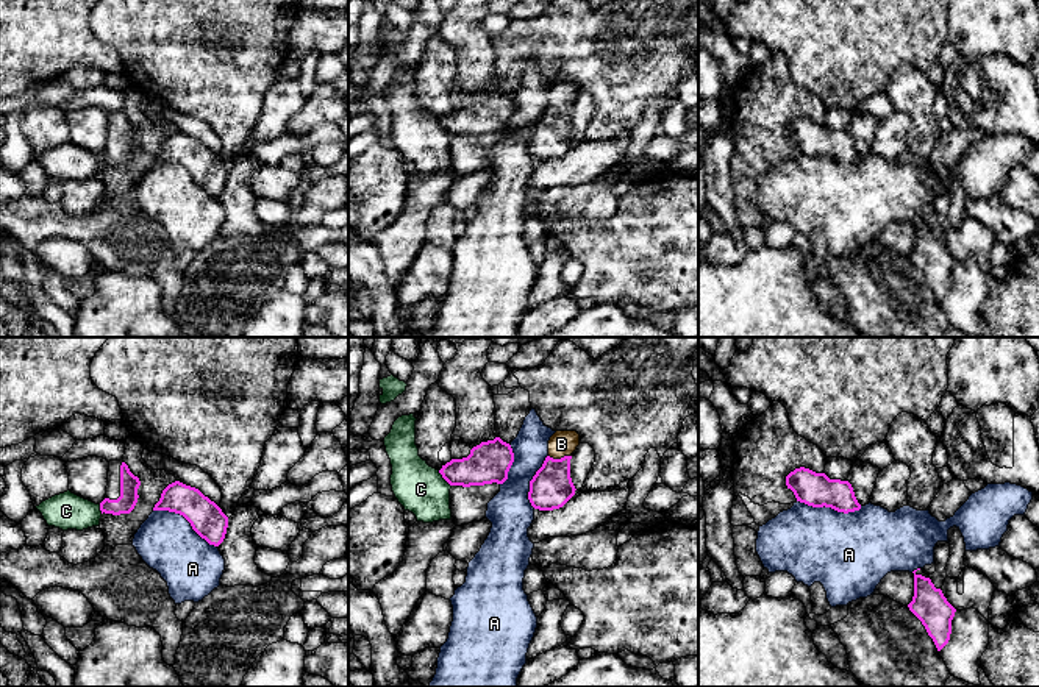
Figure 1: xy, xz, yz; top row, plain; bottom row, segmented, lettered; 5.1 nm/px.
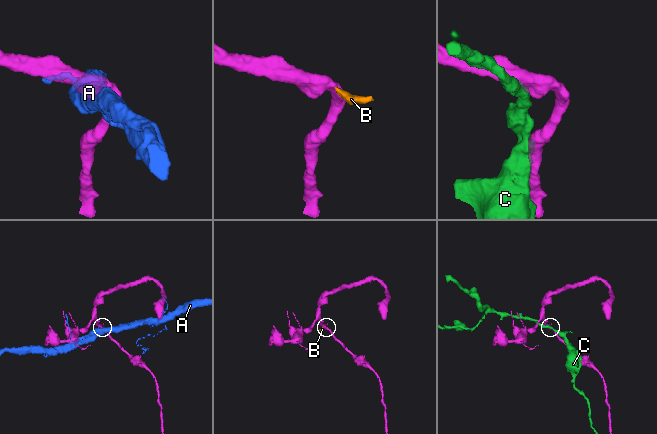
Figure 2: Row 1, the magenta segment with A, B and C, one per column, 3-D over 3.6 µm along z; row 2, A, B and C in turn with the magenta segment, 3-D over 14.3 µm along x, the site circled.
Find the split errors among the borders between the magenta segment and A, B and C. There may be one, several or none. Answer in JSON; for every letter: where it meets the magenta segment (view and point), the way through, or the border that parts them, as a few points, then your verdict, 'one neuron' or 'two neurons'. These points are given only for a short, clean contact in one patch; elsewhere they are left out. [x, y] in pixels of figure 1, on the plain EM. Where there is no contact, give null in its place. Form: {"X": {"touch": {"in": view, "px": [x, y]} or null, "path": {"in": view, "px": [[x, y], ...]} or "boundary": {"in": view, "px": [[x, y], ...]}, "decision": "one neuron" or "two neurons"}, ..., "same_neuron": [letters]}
{"A": {"touch": {"in": "xy", "px": [186, 169]}, "decision": "two neurons"}, "B": {"touch": {"in": "xz", "px": [561, 108]}, "path": {"in": "xz", "px": [[552, 138], [556, 114], [561, 108], [561, 94]]}, "decision": "one neuron"}, "C": {"touch": {"in": "xz", "px": [442, 127]}, "decision": "two neurons"}, "same_neuron": ["B"]}

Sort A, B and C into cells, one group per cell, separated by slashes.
A / B / C

